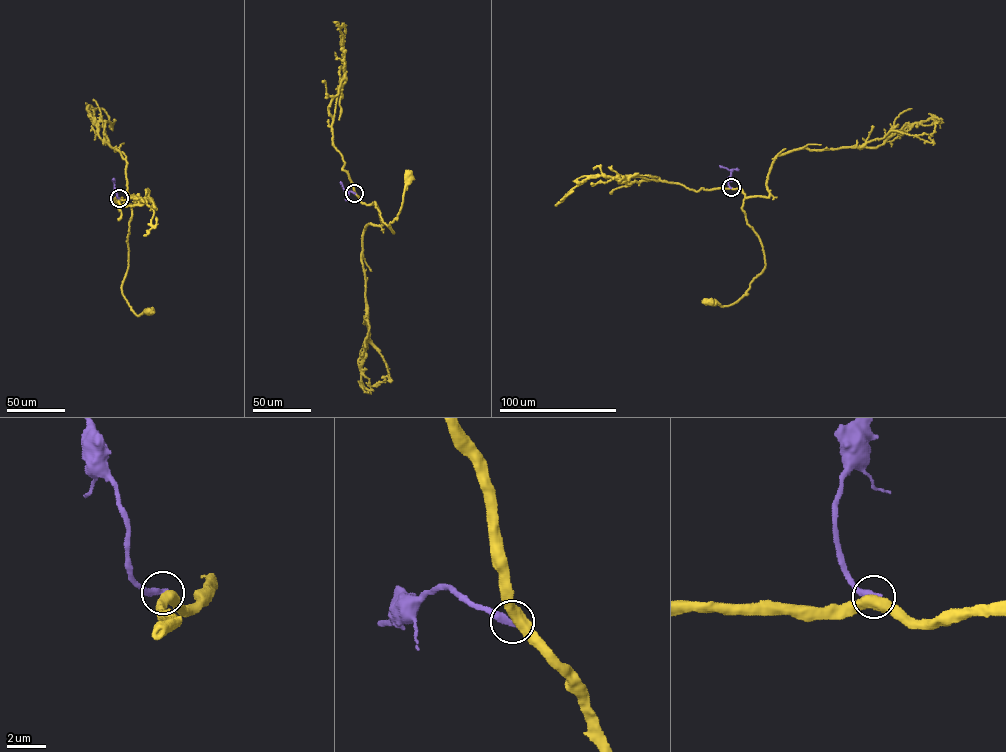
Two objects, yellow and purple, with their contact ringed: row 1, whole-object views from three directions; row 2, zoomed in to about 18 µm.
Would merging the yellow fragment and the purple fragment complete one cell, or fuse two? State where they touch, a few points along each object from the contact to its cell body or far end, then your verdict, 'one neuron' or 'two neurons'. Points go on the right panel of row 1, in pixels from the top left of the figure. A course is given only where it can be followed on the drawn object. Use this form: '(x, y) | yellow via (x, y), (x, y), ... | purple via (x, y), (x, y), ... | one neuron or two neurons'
(731, 187) | yellow via (730, 187), (745, 195), (742, 210), (761, 242), (765, 268), (736, 302), (721, 306), (706, 302) | purple via (730, 187), (731, 171), (719, 165) | two neurons

